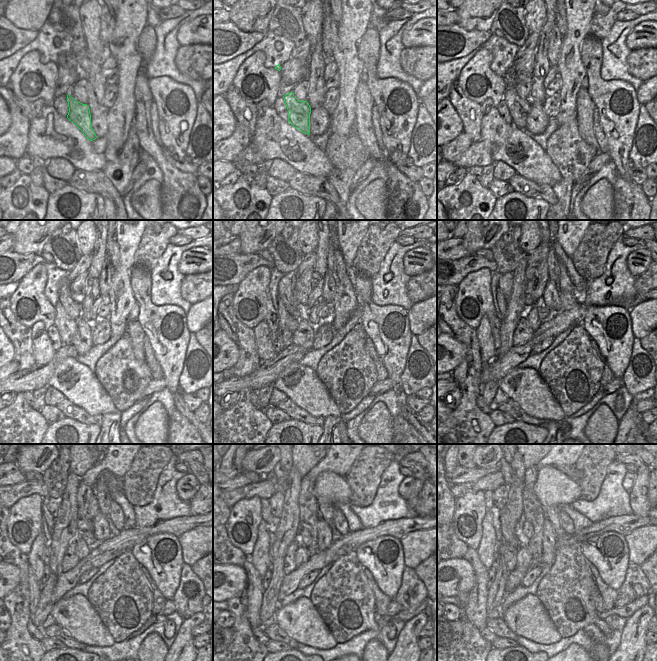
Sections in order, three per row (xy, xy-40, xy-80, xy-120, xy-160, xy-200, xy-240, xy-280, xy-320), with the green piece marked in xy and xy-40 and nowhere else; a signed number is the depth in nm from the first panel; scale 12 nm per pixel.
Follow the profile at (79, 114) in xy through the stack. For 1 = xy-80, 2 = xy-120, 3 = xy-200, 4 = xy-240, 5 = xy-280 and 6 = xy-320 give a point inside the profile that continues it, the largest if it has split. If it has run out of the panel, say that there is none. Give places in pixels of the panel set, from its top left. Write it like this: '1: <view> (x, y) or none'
1: xy-80 (519, 108)
2: xy-120 (67, 327)
3: xy-200 (500, 302)
4: xy-240 (47, 517)
5: xy-280 (268, 516)
6: xy-320 (487, 494)

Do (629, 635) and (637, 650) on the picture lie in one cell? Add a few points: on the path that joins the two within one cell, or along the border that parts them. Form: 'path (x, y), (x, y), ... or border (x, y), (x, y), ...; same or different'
path (633, 639), (633, 646); same

